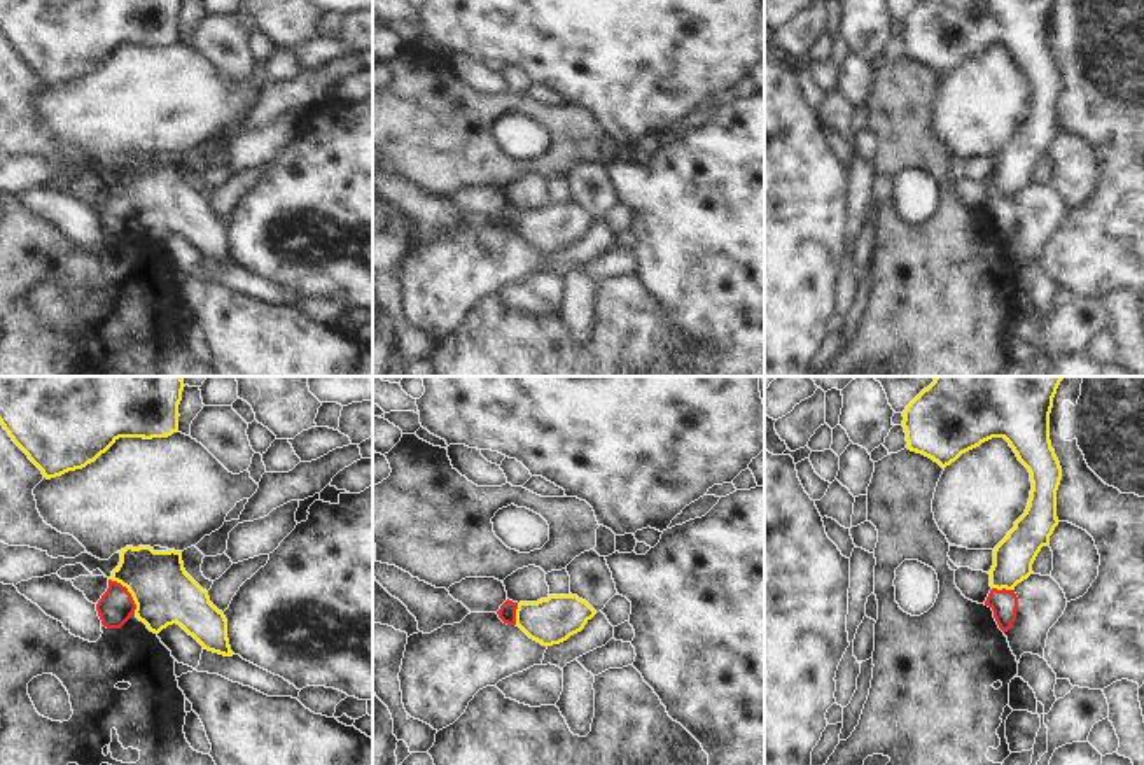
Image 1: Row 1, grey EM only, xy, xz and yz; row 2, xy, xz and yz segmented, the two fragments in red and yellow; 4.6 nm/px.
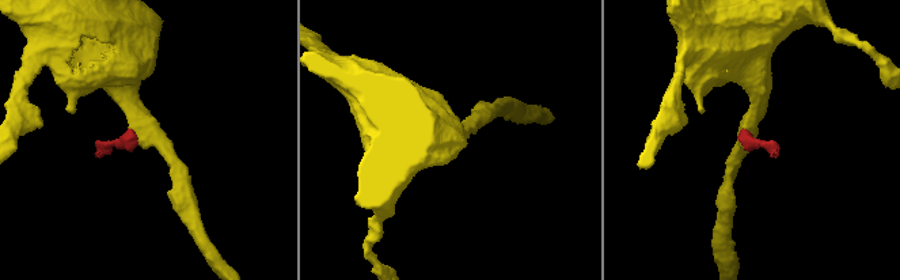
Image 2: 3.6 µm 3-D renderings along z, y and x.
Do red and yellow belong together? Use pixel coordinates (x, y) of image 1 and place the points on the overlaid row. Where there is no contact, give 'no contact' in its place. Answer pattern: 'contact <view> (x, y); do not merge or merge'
contact xy (128, 592); do not merge

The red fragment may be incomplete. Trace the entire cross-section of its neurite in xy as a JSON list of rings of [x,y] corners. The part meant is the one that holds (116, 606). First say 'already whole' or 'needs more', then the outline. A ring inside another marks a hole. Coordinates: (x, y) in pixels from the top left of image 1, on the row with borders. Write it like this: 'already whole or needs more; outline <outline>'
already whole; outline [[[108,579],[108,588],[96,604],[101,625],[107,628],[121,628],[135,614],[135,609],[136,604],[128,588]]]

